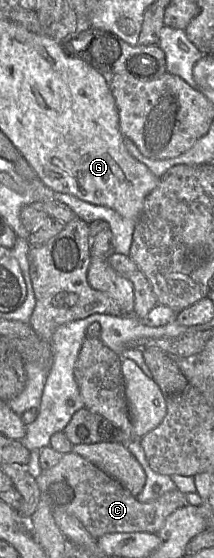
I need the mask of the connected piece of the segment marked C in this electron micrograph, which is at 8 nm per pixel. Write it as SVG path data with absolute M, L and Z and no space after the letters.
M74 452L63 454L58 464L42 470L36 483L40 499L47 503L51 512L60 511L75 516L95 539L118 532L158 533L171 513L187 505L187 495L178 488L142 503L120 482Z

